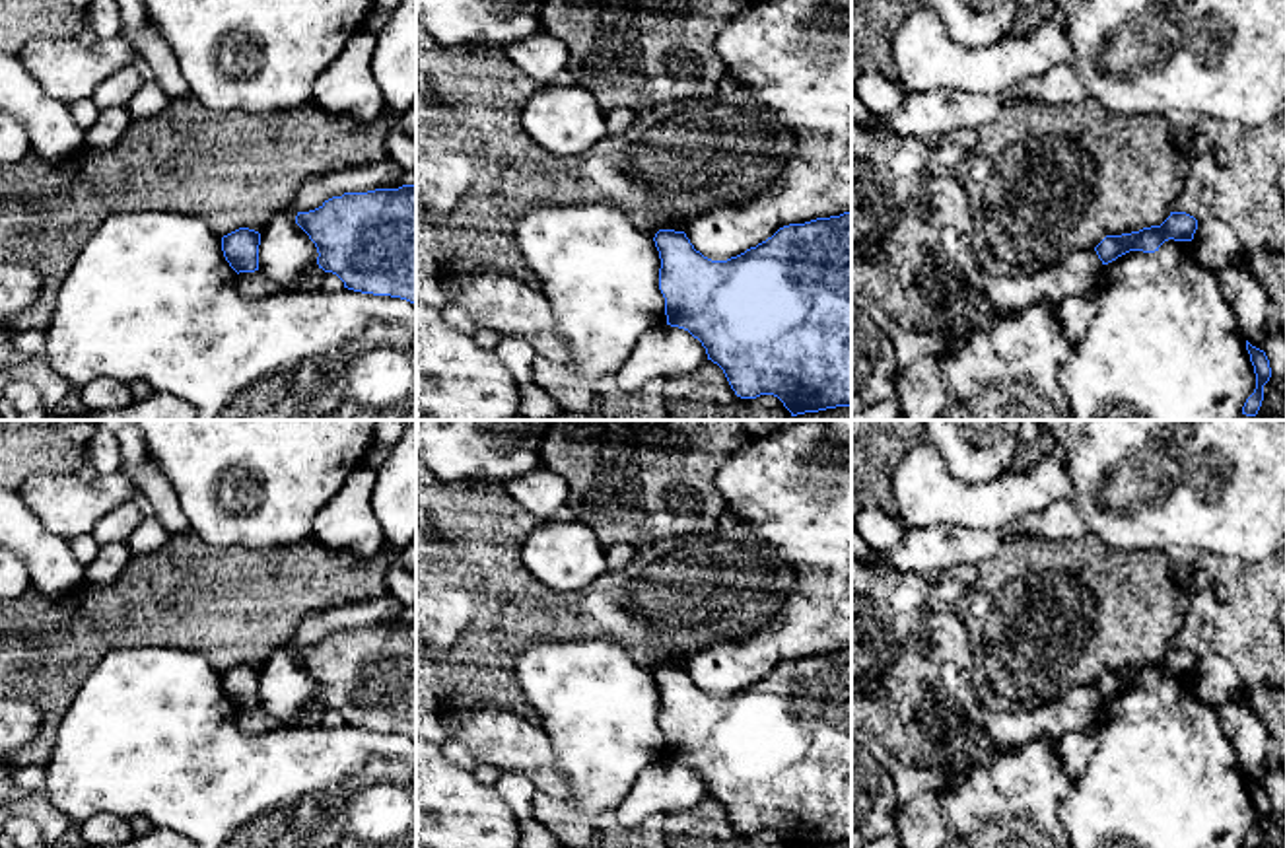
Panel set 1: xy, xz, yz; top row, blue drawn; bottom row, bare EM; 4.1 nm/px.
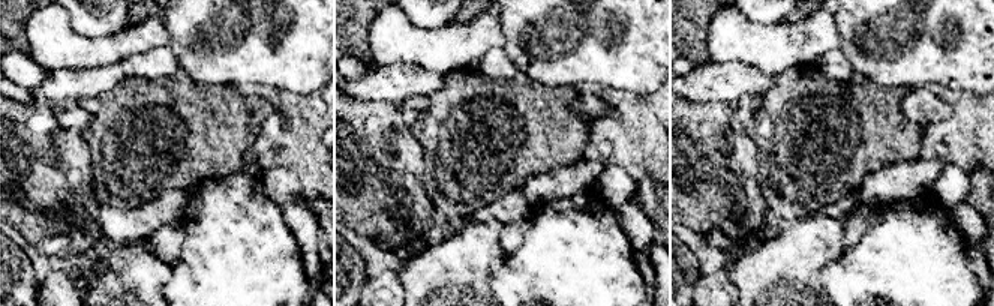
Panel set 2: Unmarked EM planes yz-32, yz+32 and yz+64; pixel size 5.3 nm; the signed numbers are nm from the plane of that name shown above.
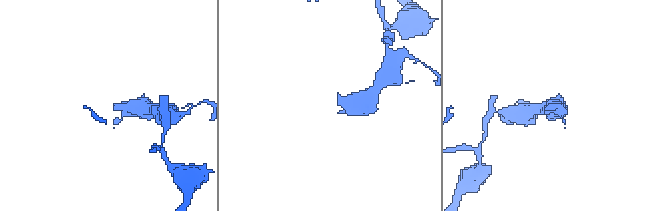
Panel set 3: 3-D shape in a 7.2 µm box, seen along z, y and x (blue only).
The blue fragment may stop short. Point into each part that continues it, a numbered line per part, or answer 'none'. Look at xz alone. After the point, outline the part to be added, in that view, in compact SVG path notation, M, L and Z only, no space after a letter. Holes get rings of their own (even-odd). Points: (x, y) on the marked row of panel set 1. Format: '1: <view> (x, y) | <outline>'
none

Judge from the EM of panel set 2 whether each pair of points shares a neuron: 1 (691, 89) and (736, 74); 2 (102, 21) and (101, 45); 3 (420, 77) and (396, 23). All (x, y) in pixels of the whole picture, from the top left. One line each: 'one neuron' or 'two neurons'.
1: one neuron
2: two neurons
3: two neurons

